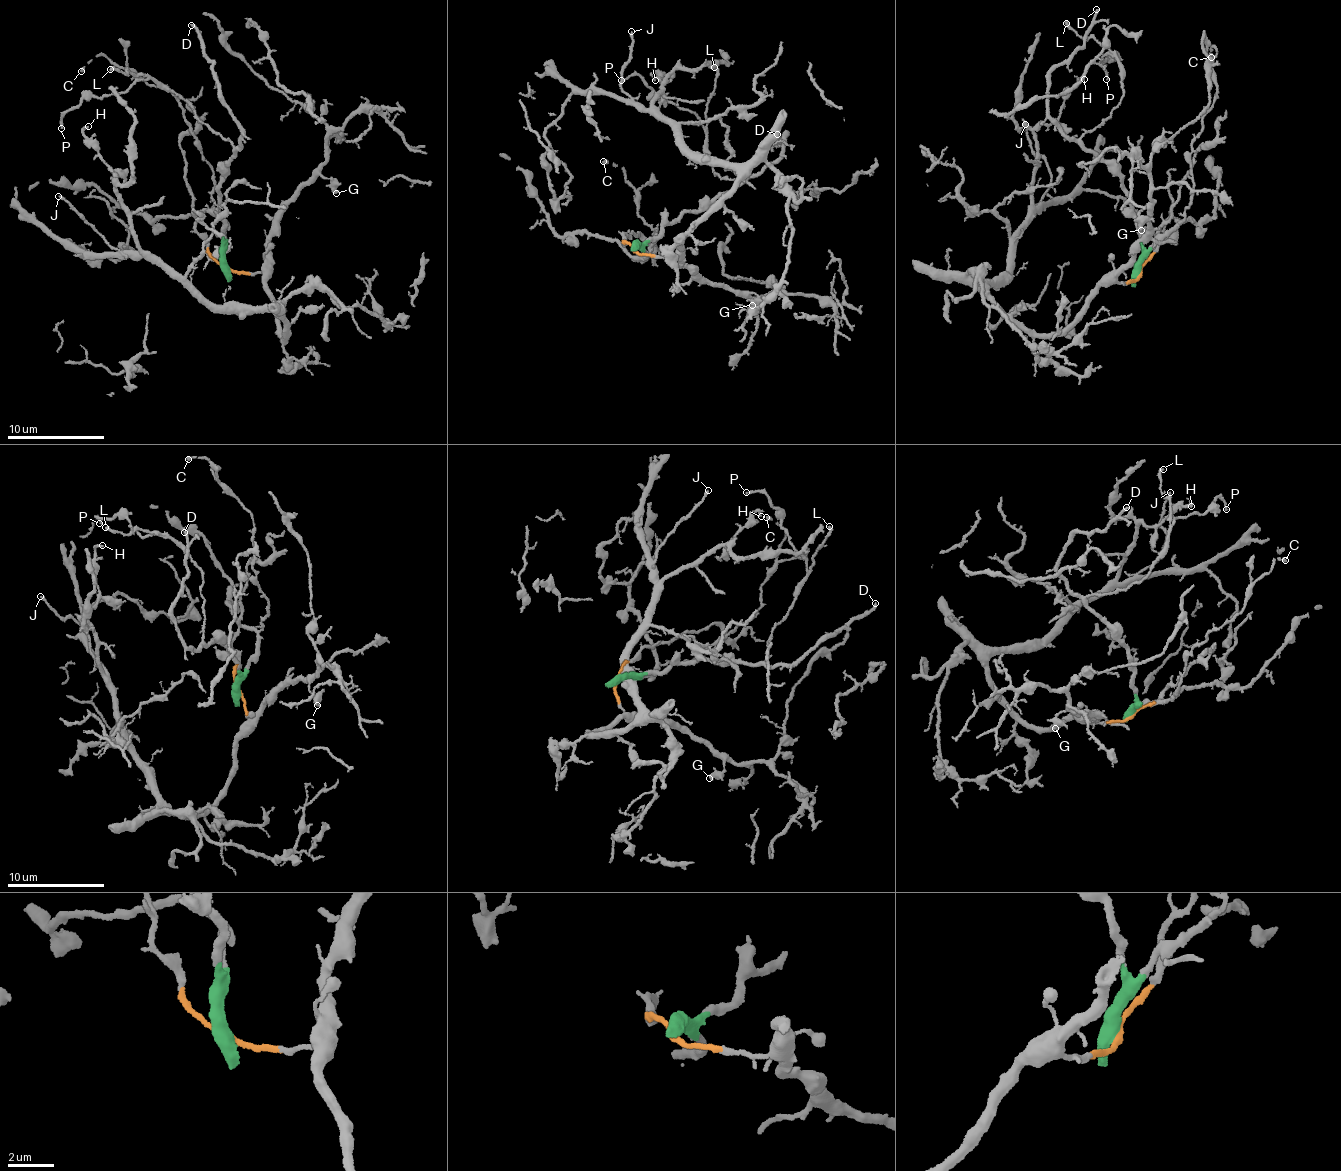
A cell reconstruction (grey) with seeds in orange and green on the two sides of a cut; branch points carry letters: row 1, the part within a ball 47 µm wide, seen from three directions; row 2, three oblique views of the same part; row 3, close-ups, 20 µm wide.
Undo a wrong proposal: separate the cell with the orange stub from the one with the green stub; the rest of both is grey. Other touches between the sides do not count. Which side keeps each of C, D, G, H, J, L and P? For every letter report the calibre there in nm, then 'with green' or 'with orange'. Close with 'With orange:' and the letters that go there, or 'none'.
C: calibre 240 nm; with green
D: calibre 220 nm; with green
G: calibre 300 nm; with orange
H: calibre 200 nm; with orange
J: calibre 180 nm; with orange
L: calibre 240 nm; with green
P: calibre 160 nm; with green
With orange: G, H, J

